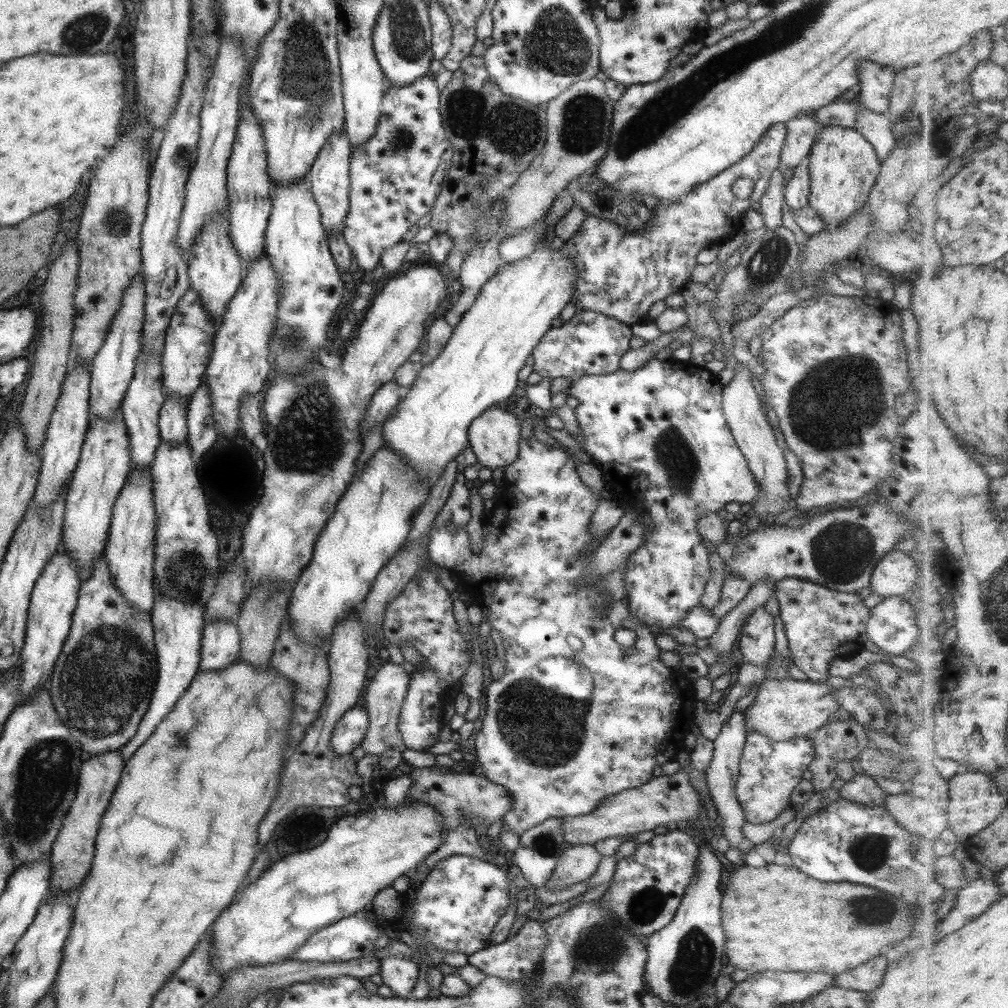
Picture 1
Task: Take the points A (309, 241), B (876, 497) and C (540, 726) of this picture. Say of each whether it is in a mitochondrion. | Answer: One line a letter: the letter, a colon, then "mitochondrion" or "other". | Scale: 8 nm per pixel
A: other
B: other
C: mitochondrion

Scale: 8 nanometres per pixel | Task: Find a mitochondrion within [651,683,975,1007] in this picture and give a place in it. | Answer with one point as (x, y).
(691, 966)

